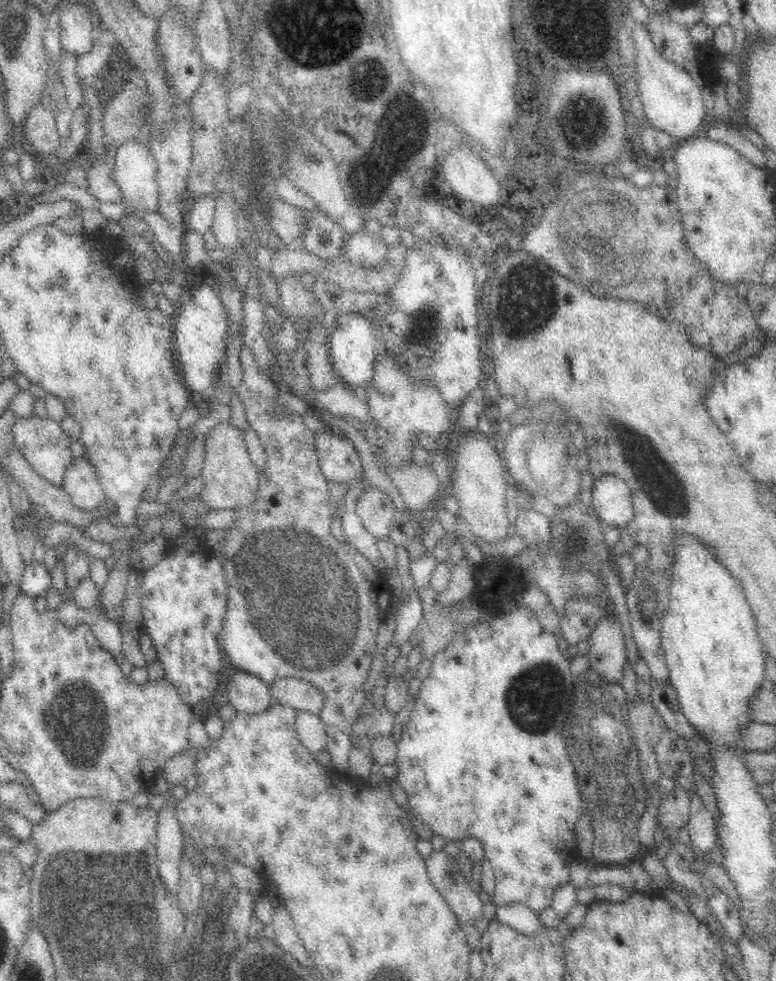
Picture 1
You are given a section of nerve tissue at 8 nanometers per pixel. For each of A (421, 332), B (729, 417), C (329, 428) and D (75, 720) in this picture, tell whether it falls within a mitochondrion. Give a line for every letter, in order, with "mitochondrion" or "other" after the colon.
A: mitochondrion
B: other
C: other
D: mitochondrion

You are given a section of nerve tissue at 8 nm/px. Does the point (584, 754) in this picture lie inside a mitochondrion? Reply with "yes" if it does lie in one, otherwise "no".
yes

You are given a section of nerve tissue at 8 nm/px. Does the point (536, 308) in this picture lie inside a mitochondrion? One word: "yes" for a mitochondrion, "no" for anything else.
yes

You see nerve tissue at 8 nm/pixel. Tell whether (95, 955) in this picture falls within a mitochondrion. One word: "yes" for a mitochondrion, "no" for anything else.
yes

